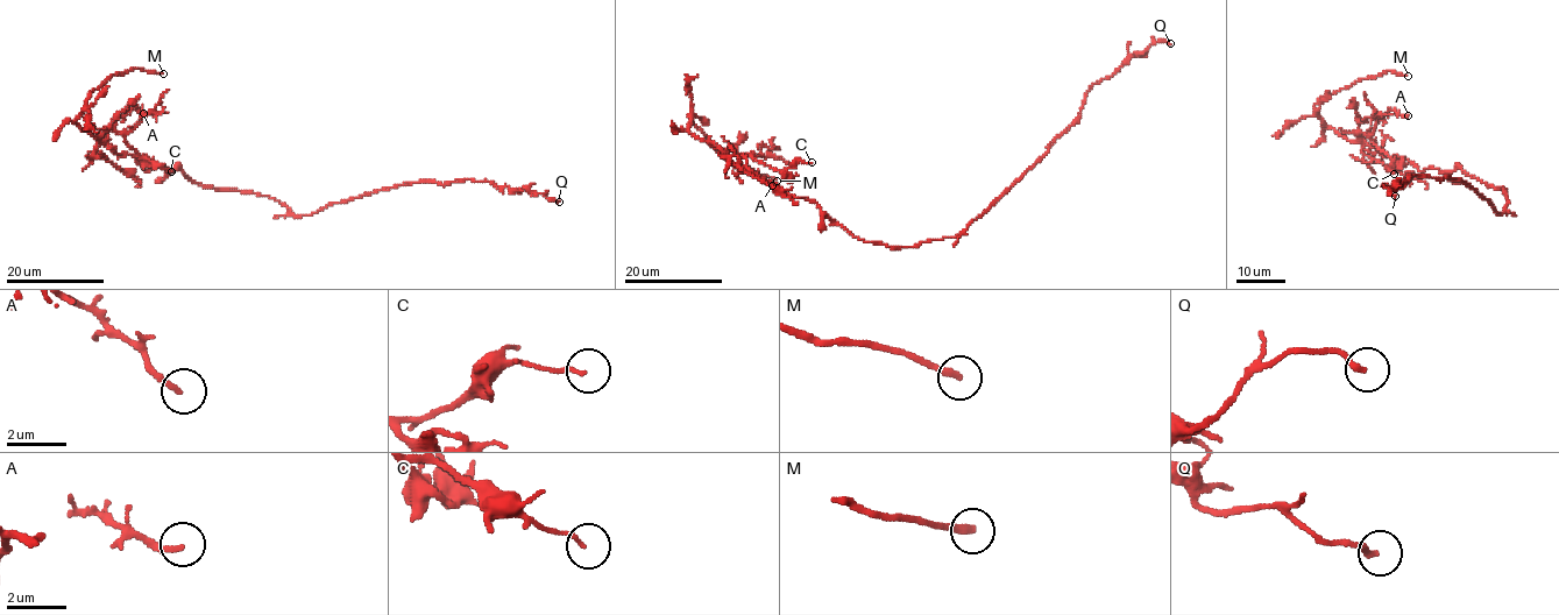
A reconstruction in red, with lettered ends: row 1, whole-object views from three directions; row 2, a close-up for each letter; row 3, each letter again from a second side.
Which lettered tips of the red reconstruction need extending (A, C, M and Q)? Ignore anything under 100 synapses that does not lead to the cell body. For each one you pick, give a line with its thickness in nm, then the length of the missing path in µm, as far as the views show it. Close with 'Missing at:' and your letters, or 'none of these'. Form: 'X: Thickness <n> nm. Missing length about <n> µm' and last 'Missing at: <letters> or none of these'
M: Thickness 260 nm. Missing length about 10 µm
Missing at: M

